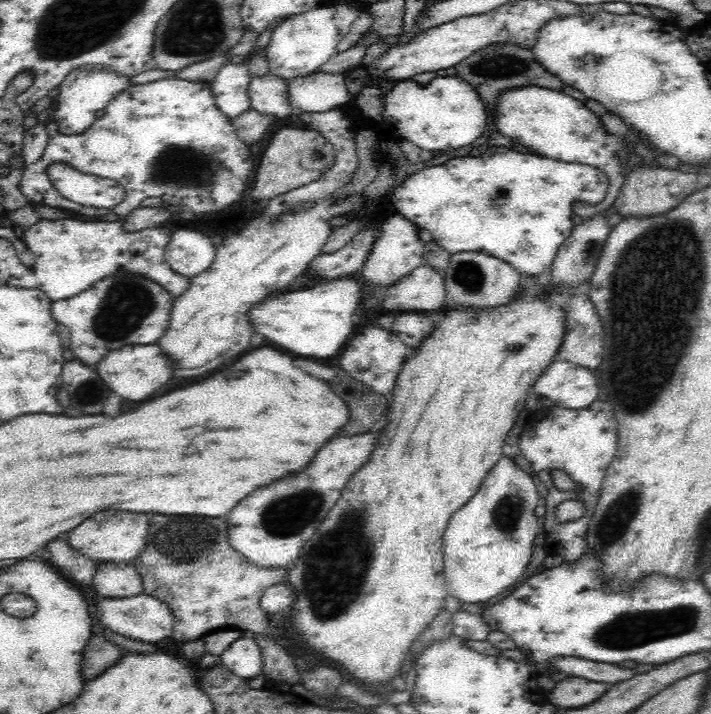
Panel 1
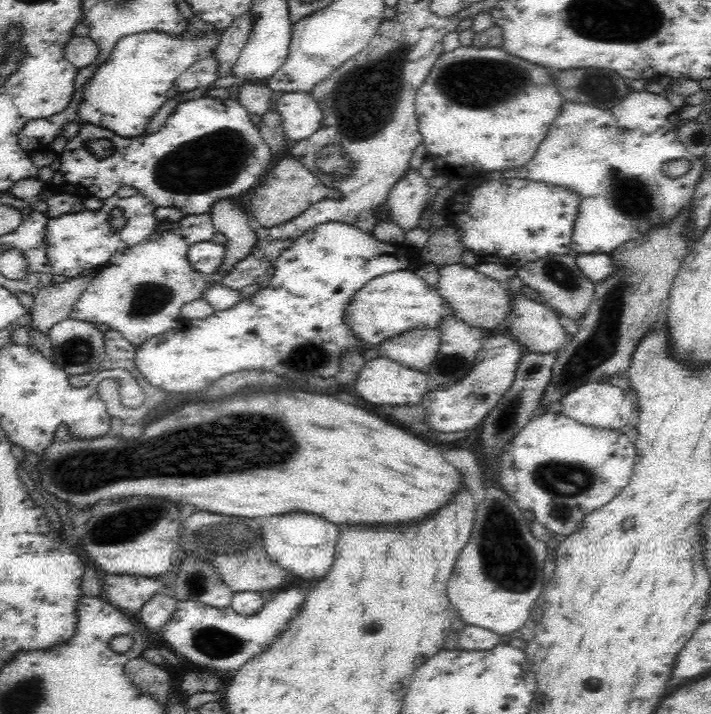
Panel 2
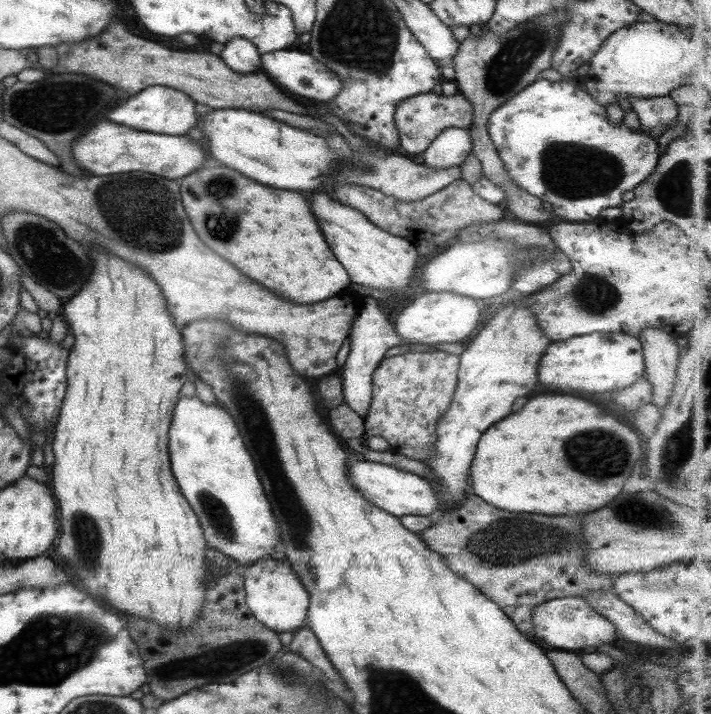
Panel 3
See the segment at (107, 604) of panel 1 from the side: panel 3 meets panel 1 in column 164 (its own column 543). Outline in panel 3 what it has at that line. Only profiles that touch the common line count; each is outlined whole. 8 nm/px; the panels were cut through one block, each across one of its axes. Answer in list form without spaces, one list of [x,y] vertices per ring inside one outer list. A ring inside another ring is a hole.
[[[574,596],[556,598],[539,604],[533,610],[533,623],[535,630],[532,630],[532,634],[544,640],[552,648],[563,651],[579,650],[582,652],[588,646],[599,647],[603,644],[610,644],[618,636],[616,627],[610,620],[596,612],[590,603],[587,604],[586,599]]]

